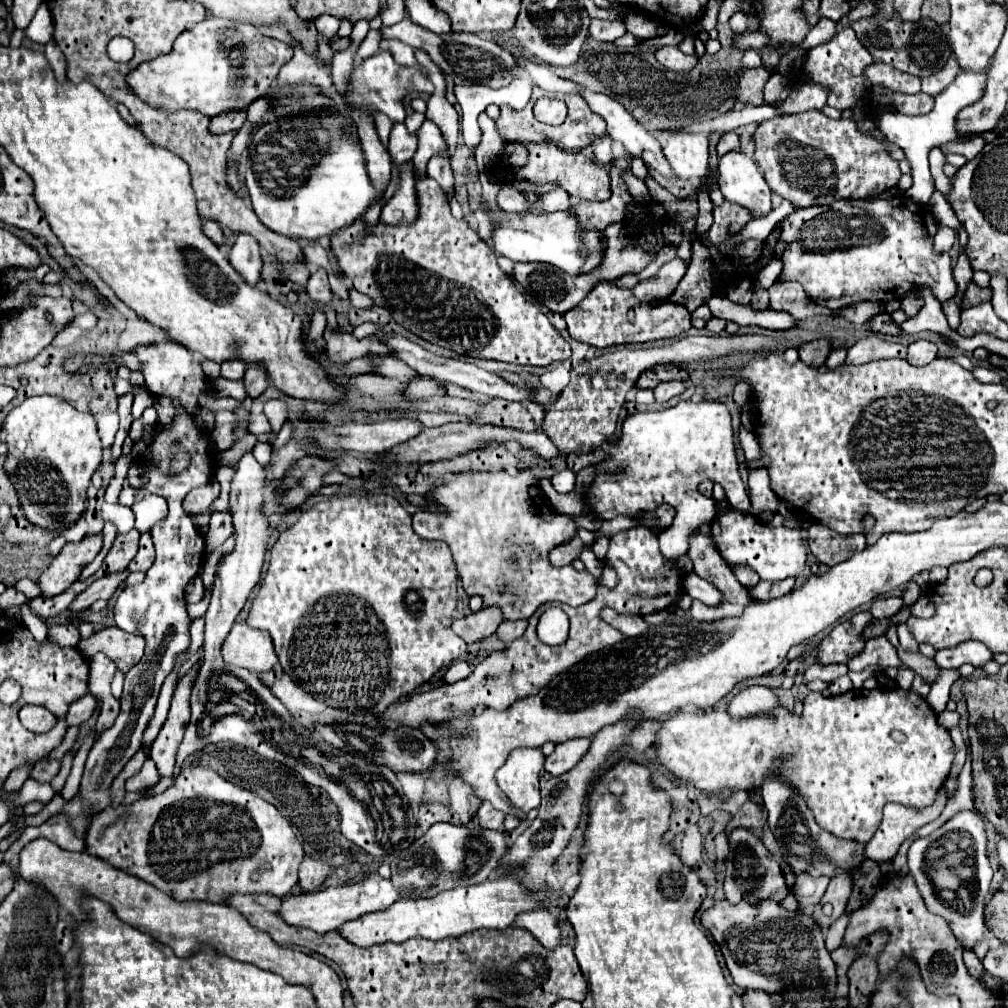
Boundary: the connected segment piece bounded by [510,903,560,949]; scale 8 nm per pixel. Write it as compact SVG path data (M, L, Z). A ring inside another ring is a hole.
M544 903L534 907L532 911L524 911L522 915L518 915L510 927L526 929L538 939L540 945L548 949L554 949L560 945L560 927Z

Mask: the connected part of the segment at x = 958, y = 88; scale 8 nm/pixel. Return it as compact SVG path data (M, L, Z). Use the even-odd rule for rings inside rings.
M962 71L956 77L956 81L936 97L936 105L928 115L900 115L898 111L892 111L892 109L880 109L878 111L878 129L886 135L888 141L896 143L906 153L906 159L912 167L912 171L910 171L912 187L908 189L908 193L916 203L922 203L922 205L928 203L930 195L934 193L934 181L932 181L932 175L930 175L930 169L928 169L930 149L940 147L942 143L956 139L954 119L956 119L960 109L964 109L966 105L972 105L972 103L976 103L976 99L980 99L980 93L984 91L984 83L986 83L986 71L980 71L980 73Z

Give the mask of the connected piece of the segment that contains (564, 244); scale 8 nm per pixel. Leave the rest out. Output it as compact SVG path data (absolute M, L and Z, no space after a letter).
M568 211L526 213L522 217L518 213L504 213L504 223L494 229L494 249L500 255L512 259L514 263L550 263L554 267L560 267L562 271L568 271L570 275L580 275L586 261L586 257L578 255L580 245L588 245L592 249L590 255L594 255L606 247L606 237L602 231L590 231L588 235L580 237L580 225L576 223L576 217L572 217Z

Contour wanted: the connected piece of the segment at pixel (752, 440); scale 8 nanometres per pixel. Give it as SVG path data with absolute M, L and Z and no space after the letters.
M740 427L739 439L745 458L748 459L748 461L756 461L756 459L760 459L760 447L757 438L753 433Z

